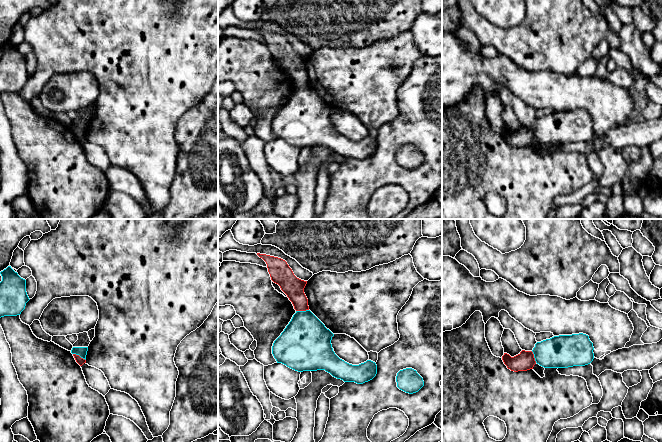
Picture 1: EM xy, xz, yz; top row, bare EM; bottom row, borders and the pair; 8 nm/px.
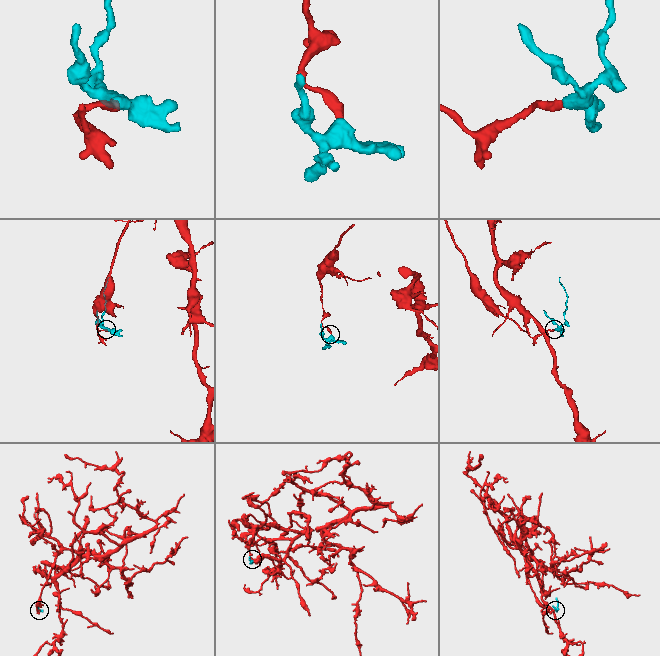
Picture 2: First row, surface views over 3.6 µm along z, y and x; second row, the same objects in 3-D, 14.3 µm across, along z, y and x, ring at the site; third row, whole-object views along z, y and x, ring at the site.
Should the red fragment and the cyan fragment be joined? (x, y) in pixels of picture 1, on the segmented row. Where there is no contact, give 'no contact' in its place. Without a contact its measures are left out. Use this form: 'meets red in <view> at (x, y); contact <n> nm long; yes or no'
meets red in xy at (79, 356); contact 120 nm long; no

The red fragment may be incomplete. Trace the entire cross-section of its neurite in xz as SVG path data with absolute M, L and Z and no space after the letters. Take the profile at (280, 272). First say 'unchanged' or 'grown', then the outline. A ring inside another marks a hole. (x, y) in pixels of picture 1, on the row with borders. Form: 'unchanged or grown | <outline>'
unchanged | M257 253L257 255L266 262L271 280L280 286L294 309L309 310L308 299L304 293L307 281L297 278L285 260L266 254Z

